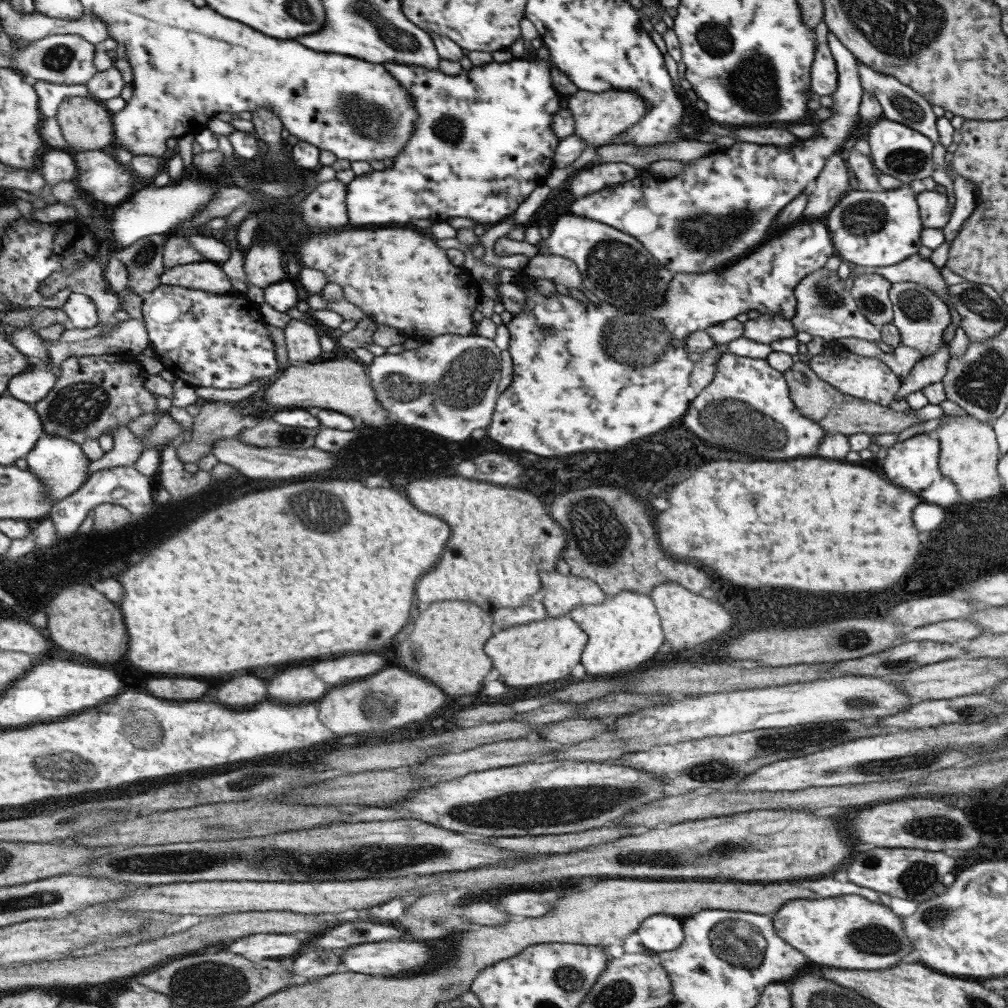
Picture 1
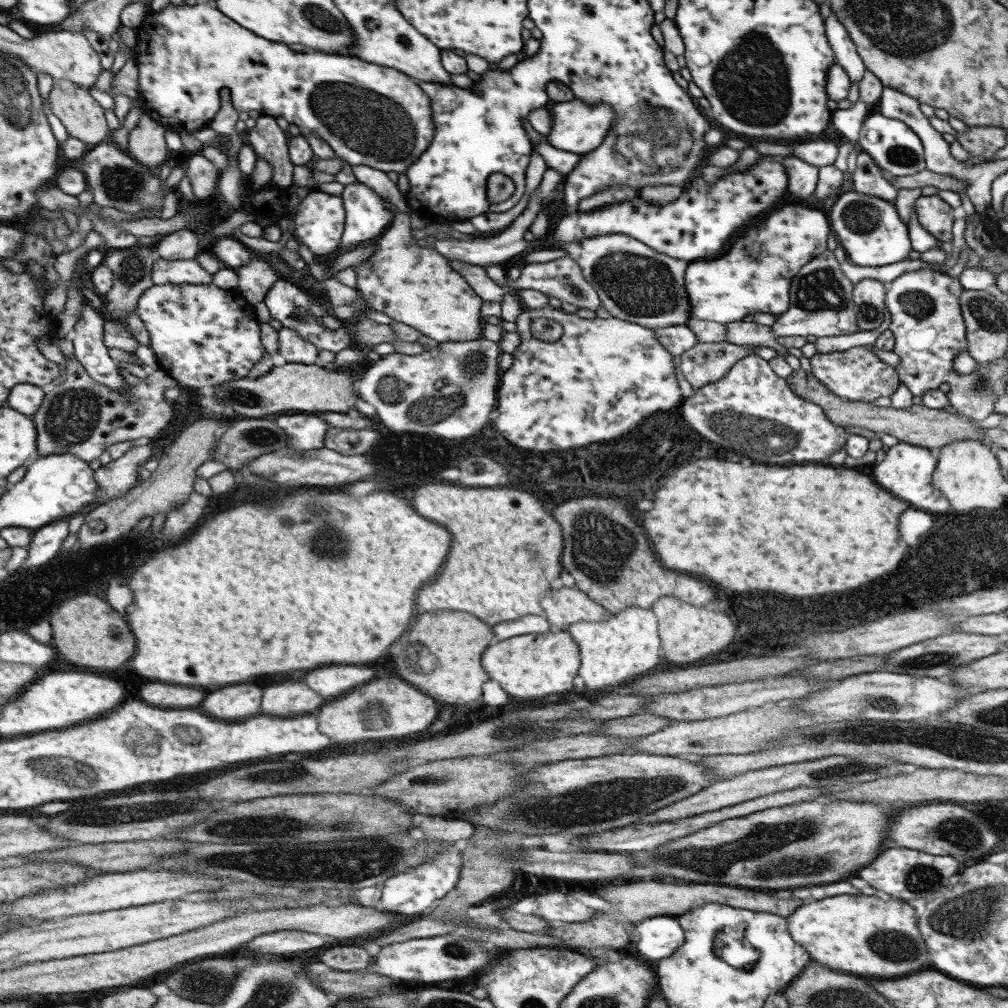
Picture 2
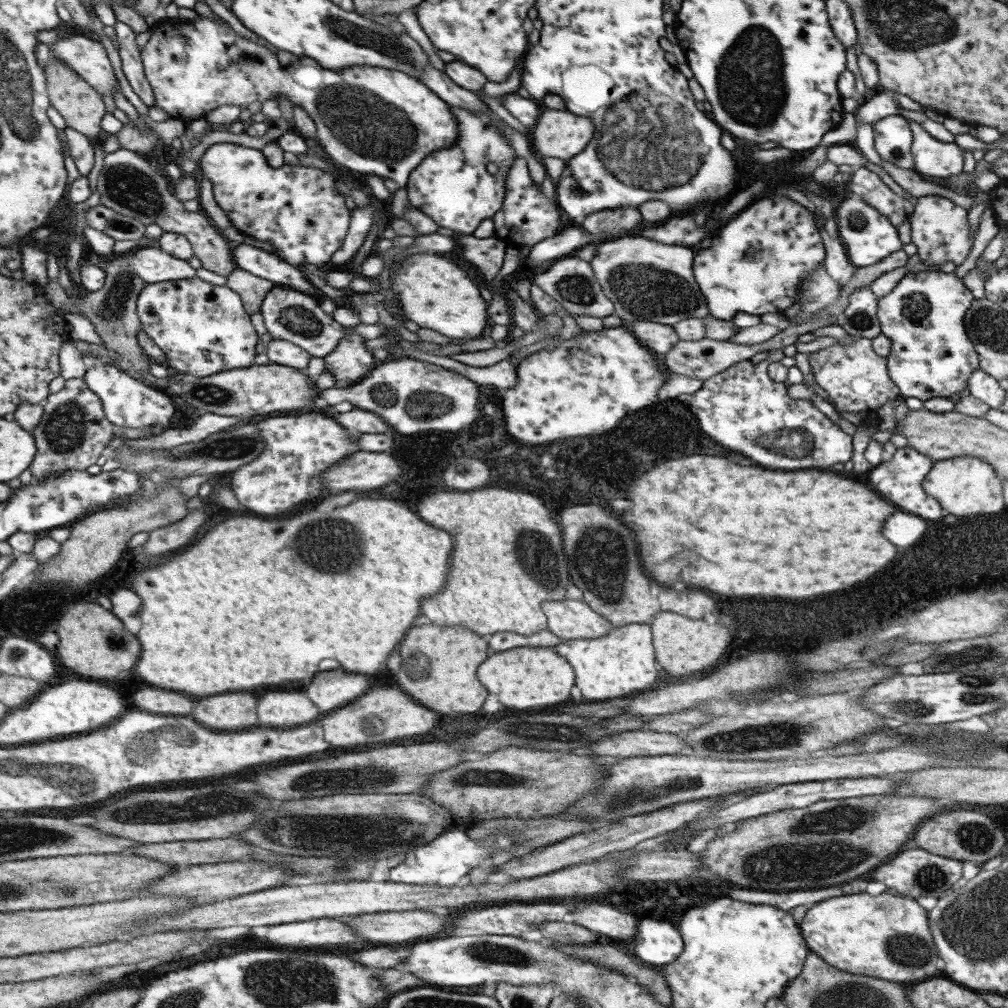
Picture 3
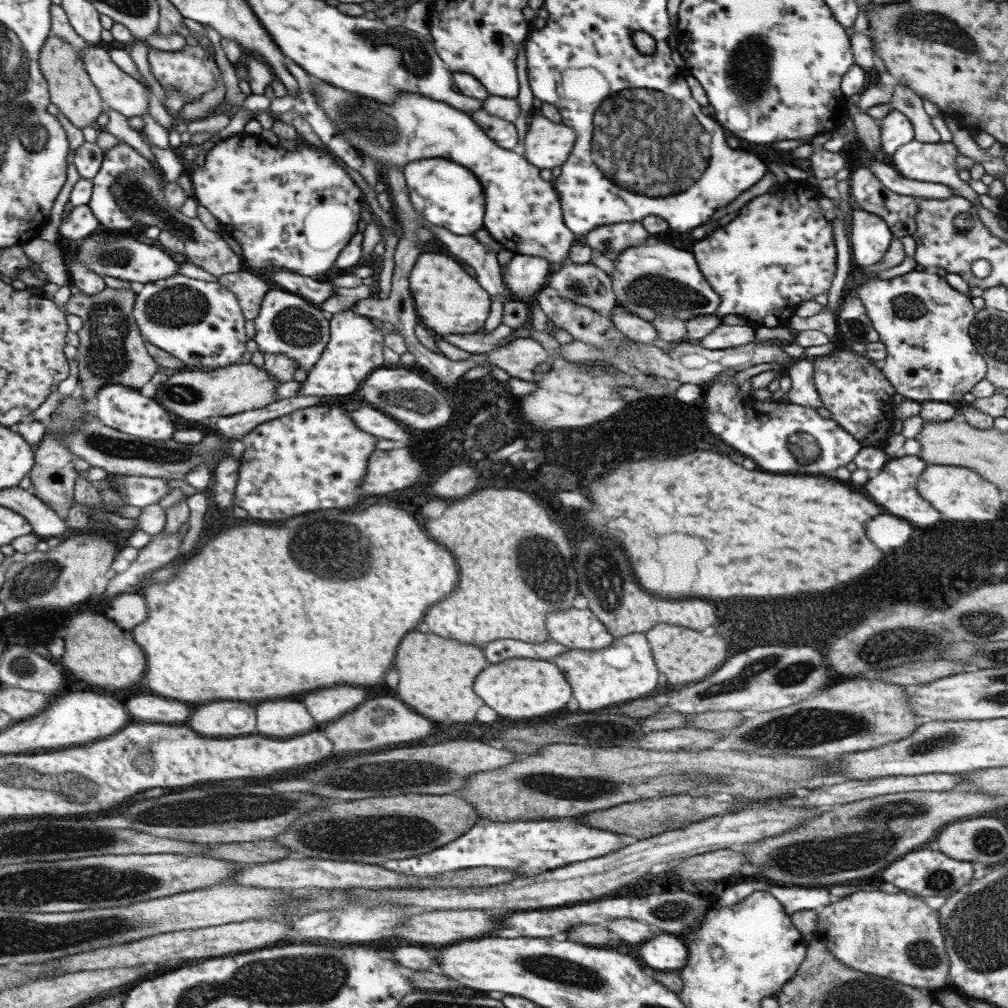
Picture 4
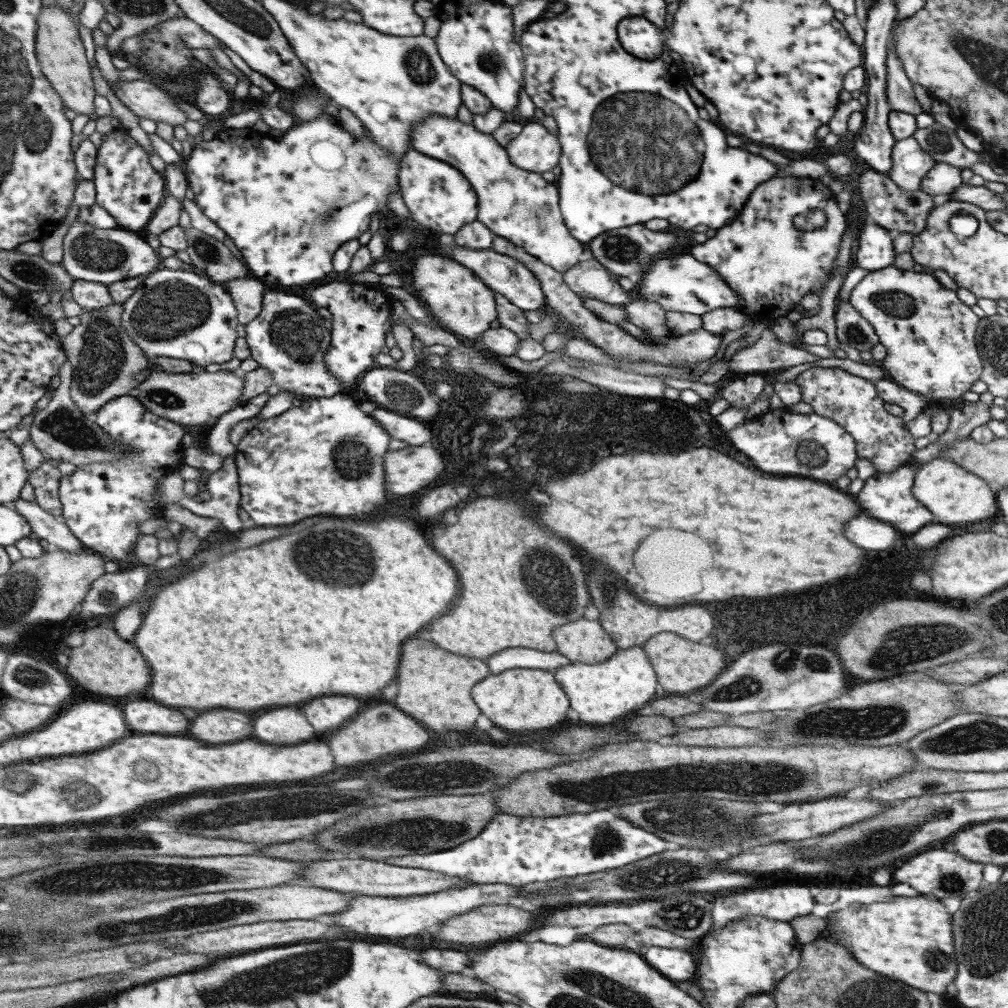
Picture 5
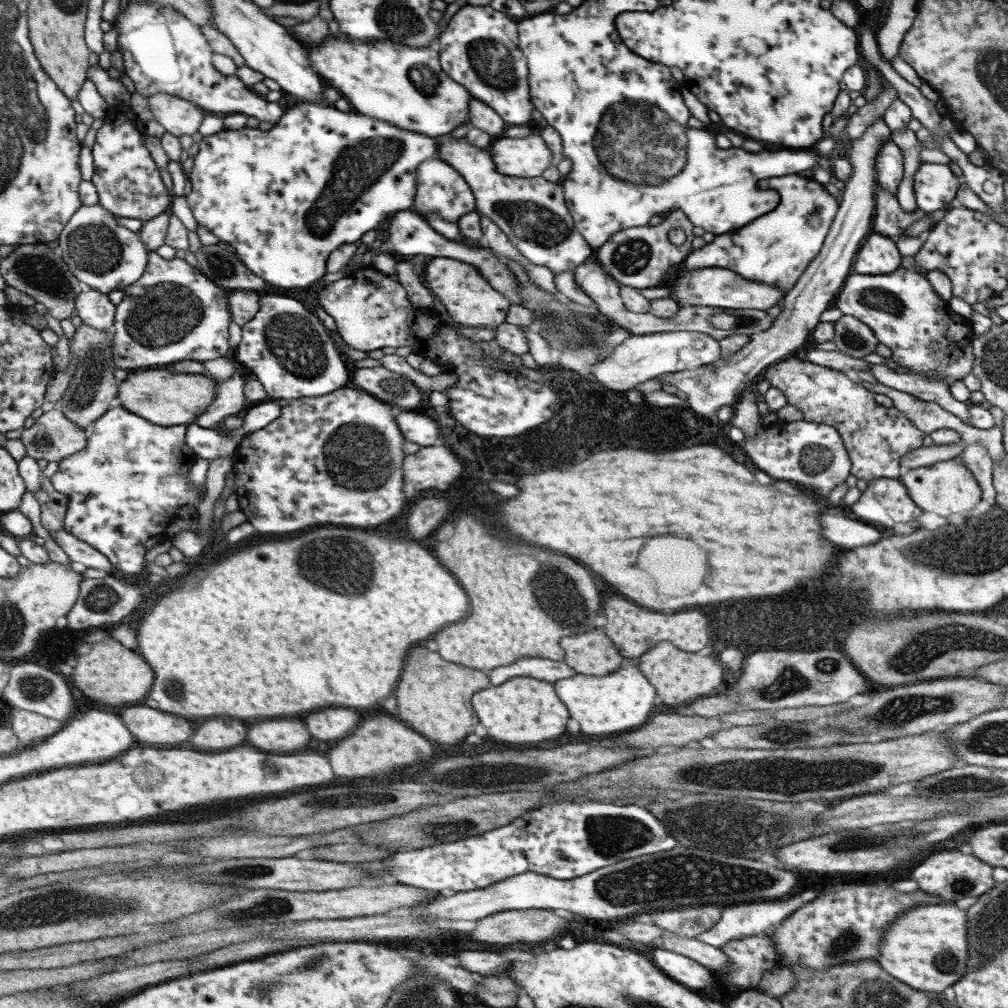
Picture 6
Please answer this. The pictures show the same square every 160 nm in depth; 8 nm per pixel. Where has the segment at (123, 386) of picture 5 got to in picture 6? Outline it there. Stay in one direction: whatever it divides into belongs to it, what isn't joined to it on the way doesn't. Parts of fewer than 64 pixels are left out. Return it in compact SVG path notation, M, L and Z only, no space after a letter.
M85 323L75 331L73 339L70 340L70 350L78 358L78 365L60 405L67 418L82 429L91 429L93 423L116 403L119 396L121 382L115 378L118 366L113 354L114 336L113 330L99 330Z

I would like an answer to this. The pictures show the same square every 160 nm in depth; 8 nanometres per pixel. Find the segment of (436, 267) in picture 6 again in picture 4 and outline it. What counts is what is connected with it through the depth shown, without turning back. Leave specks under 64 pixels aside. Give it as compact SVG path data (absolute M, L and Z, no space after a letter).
M425 252L415 260L407 280L409 292L415 300L415 312L432 334L433 330L437 332L434 334L435 337L447 334L472 334L483 327L489 312L490 294L481 290L477 282L471 276L467 276L455 260L441 254Z

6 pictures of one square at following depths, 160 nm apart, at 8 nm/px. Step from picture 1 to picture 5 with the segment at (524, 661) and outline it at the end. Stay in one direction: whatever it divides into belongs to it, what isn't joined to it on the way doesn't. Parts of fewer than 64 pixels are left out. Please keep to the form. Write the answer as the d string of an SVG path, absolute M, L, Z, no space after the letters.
M511 669L488 674L471 688L473 702L487 718L511 732L535 732L557 726L566 718L569 702L554 680L554 673L539 669Z

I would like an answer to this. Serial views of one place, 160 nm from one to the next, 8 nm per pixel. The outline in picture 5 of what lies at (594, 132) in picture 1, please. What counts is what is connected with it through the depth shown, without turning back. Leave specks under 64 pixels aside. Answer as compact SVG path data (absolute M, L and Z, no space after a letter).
M539 121L524 122L520 133L503 148L512 165L541 174L558 165L561 145Z

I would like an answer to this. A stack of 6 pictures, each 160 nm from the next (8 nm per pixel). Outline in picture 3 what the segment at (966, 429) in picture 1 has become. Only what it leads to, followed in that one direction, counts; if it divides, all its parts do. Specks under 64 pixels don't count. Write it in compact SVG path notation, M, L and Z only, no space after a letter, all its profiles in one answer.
M953 457L935 461L923 480L922 489L933 497L947 514L995 514L1003 508L1002 482L994 468L977 457Z

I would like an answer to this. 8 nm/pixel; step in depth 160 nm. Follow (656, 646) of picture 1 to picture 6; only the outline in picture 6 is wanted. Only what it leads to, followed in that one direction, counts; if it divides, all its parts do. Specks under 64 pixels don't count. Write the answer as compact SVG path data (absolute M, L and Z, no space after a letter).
M620 667L612 673L603 676L593 676L575 673L573 678L563 678L552 684L554 692L559 701L565 706L568 718L575 720L579 724L581 734L601 738L603 736L613 736L617 733L627 733L646 724L651 716L651 710L655 706L655 690L653 686L641 674L637 667Z

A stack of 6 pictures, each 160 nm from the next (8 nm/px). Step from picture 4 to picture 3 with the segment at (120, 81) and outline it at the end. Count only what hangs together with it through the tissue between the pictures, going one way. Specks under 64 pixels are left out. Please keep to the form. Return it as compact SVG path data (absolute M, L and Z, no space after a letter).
M85 34L64 35L50 47L50 55L66 62L81 78L100 93L119 92L115 68L105 45Z

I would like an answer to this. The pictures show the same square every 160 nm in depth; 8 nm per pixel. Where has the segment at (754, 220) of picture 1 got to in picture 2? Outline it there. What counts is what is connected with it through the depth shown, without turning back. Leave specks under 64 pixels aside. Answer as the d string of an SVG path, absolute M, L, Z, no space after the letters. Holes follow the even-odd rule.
M834 14L824 19L824 33L834 54L834 62L844 69L850 84L859 82L864 73L864 64L856 53L855 45L848 37L846 28ZM771 155L759 158L757 164L753 164L749 170L727 172L725 176L720 176L719 180L713 184L707 184L703 177L697 176L696 173L690 178L691 186L687 185L687 190L682 187L679 198L675 198L673 202L667 202L663 206L653 206L641 198L631 198L627 202L611 204L611 206L605 206L605 208L595 210L595 212L575 212L575 214L563 216L555 229L549 232L549 238L552 242L550 246L551 248L560 248L563 243L569 241L595 238L595 236L605 234L623 234L651 247L659 254L669 256L669 258L679 258L679 260L687 263L709 260L711 256L723 254L723 250L729 247L727 246L729 238L739 236L743 232L743 228L749 226L749 220L761 217L763 213L767 213L782 202L781 196L786 190L787 179L785 167L776 157Z

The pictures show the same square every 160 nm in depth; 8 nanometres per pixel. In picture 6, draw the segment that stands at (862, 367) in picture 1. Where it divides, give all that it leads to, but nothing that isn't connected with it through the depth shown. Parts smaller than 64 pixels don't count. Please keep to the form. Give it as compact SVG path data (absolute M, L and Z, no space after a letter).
M798 353L789 355L771 367L767 367L760 377L766 379L771 387L782 392L786 398L786 404L791 404L800 410L803 420L807 422L823 423L833 426L842 438L845 450L851 461L850 474L853 478L875 480L877 478L899 479L899 459L910 450L918 449L923 442L925 434L917 430L899 410L893 406L887 408L879 406L874 401L874 393L867 390L862 382L852 382L842 371L831 370L825 366L819 366L807 360L802 360Z

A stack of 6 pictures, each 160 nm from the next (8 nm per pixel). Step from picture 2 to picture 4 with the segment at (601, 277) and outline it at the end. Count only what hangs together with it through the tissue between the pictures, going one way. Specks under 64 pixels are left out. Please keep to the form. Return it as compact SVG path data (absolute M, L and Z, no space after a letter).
M667 242L641 243L622 250L614 261L609 279L615 302L623 310L651 321L660 314L687 320L699 315L714 314L719 297L703 279L691 252L677 250Z

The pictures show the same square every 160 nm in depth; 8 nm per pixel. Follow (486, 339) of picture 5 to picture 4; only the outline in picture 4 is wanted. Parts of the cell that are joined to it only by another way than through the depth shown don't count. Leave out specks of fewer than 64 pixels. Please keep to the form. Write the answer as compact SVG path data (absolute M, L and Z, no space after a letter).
M504 324L499 325L490 334L479 334L478 332L472 334L447 334L447 336L441 336L440 338L465 352L471 354L477 354L482 352L489 352L494 349L496 343L499 343L502 339L512 334L512 329Z

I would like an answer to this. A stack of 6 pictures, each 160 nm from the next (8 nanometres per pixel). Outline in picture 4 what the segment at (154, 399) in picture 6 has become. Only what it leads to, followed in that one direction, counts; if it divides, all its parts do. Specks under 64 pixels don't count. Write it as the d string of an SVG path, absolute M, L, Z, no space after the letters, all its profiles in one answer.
M250 362L233 363L222 369L207 372L177 370L151 392L164 408L177 414L179 418L201 422L209 416L231 416L243 411L263 408L276 401L277 384L278 382L263 367L256 367Z

